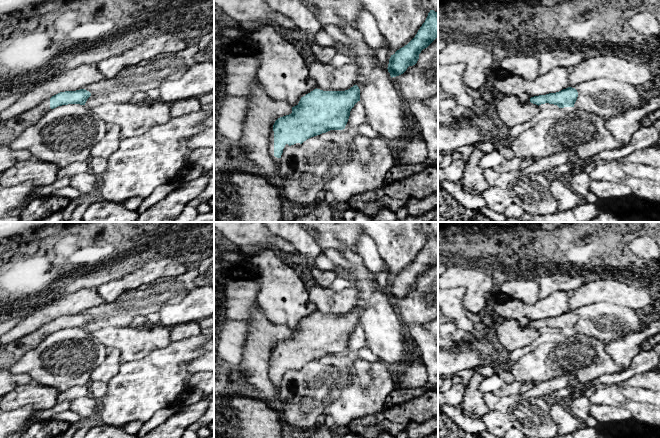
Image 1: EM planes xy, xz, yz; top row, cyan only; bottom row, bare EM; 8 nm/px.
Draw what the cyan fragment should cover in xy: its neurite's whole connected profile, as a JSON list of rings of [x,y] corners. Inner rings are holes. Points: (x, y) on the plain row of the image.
[[[85,313],[60,316],[13,343],[0,344],[0,371],[10,369],[24,353],[38,346],[51,333],[68,328],[85,329],[90,320]]]

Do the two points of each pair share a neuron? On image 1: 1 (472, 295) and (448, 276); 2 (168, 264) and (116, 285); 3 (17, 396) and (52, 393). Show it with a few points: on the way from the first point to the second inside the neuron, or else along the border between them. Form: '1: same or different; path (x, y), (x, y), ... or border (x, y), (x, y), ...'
1: same; path (470, 288), (458, 276), (455, 276)
2: same; path (155, 269), (146, 275), (129, 281)
3: same; path (26, 395), (43, 395)

